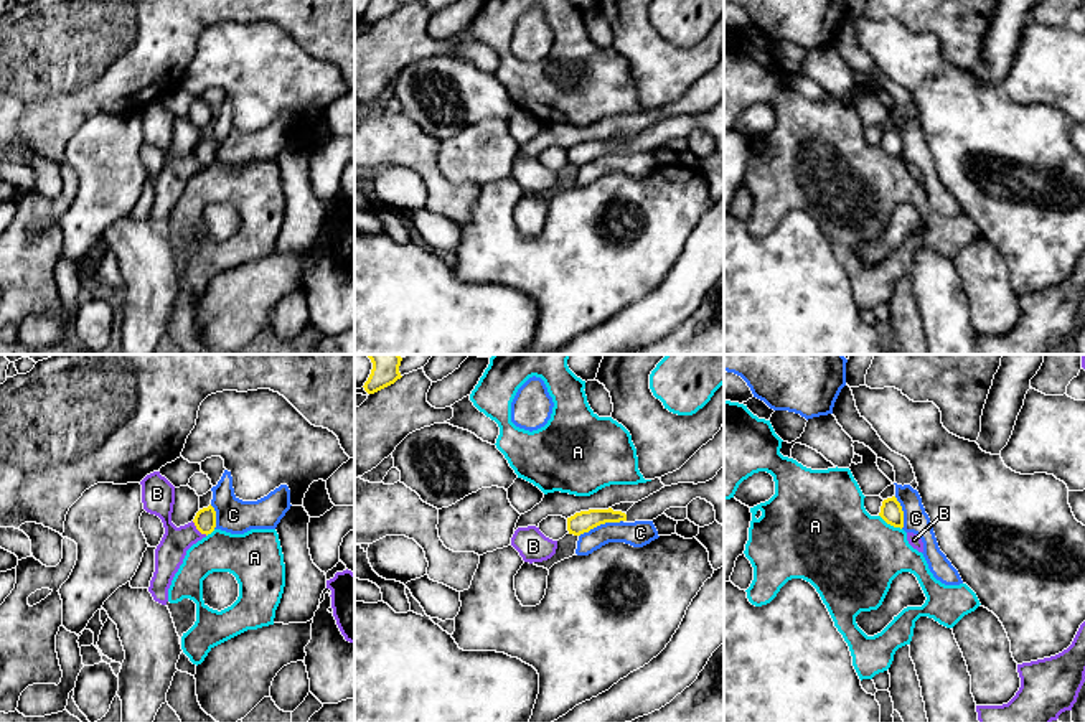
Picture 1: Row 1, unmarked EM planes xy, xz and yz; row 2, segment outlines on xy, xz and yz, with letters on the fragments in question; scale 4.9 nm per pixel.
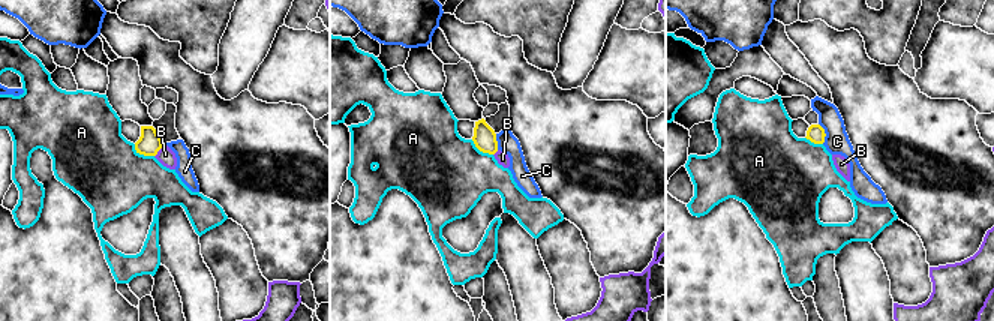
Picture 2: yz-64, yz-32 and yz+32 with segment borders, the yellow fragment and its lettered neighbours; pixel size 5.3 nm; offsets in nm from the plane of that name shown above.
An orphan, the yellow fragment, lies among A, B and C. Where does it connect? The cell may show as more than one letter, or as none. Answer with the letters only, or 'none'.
none

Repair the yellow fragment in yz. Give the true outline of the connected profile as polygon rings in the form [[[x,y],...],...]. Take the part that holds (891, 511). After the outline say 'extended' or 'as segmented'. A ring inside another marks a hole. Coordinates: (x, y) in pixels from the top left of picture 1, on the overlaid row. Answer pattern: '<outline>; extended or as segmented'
[[[895,496],[882,501],[879,516],[894,527],[904,527],[904,511]]]; as segmented

